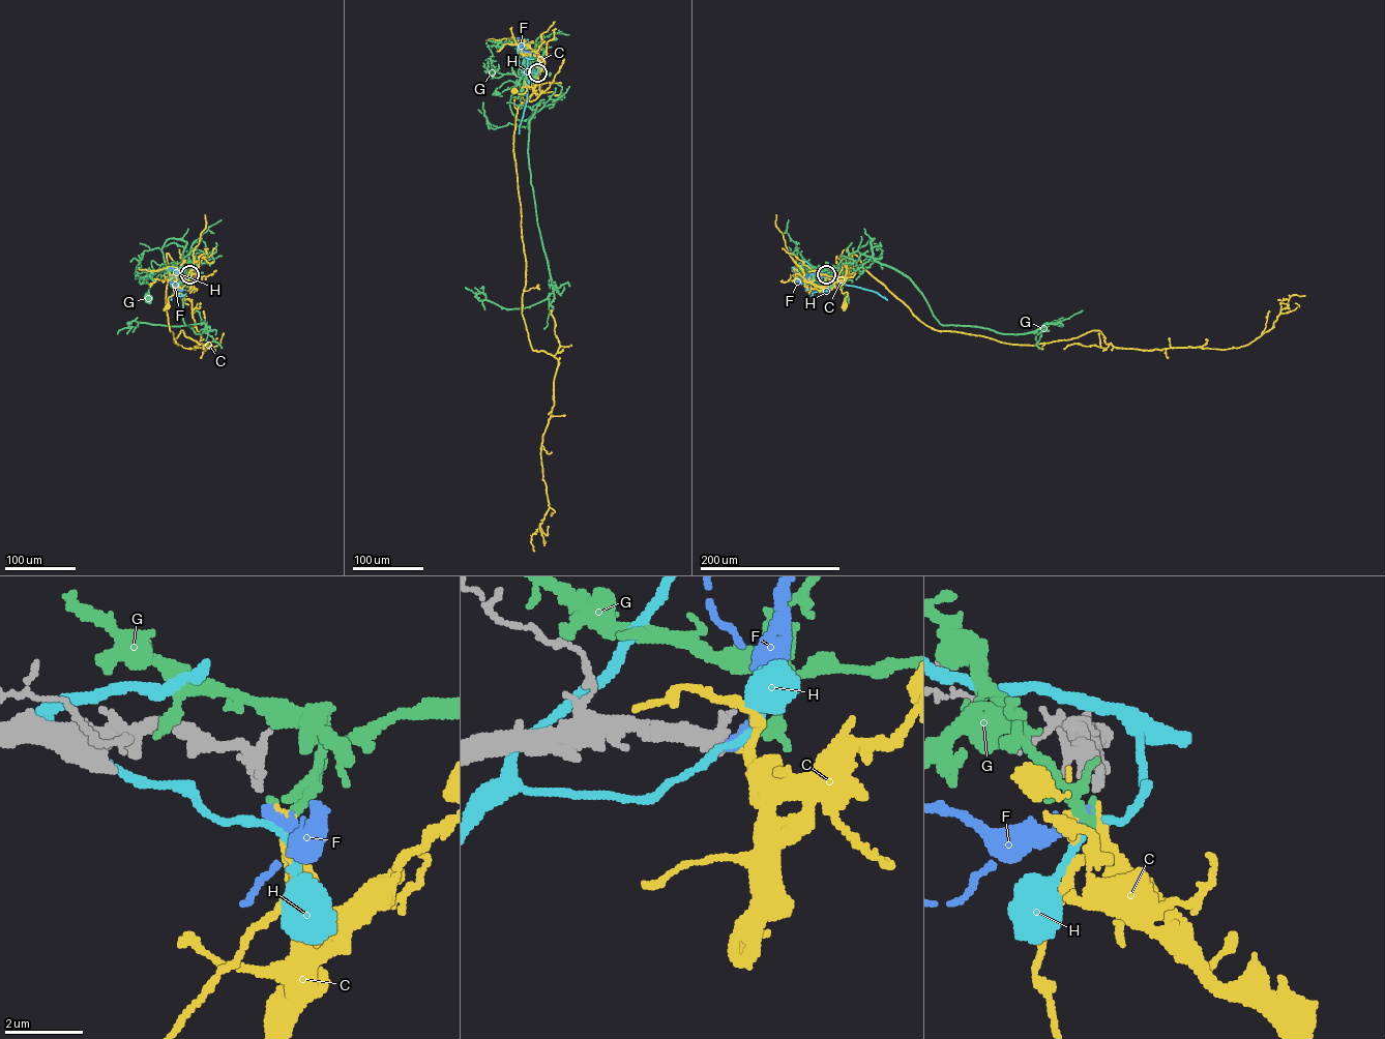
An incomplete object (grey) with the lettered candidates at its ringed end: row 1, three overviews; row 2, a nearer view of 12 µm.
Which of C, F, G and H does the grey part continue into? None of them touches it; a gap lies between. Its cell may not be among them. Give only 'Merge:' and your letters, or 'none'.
Merge: C

